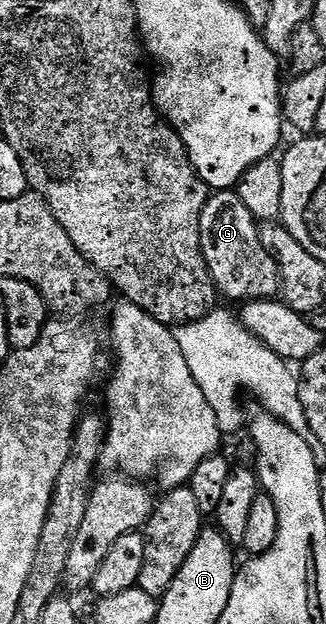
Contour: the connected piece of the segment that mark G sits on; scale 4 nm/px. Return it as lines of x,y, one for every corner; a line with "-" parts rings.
235,190
209,194
200,214
200,248
217,292
228,299
251,301
281,294
280,270
271,251
262,245
258,220

